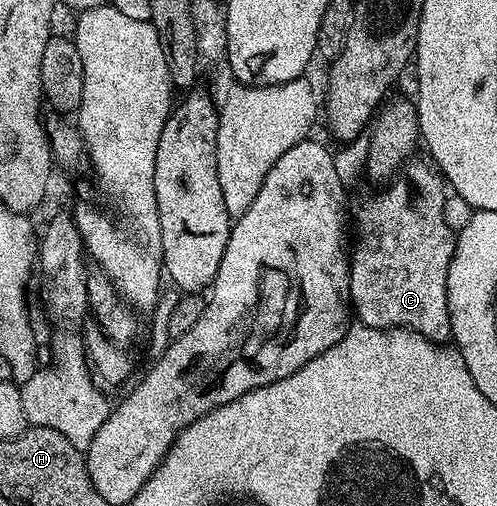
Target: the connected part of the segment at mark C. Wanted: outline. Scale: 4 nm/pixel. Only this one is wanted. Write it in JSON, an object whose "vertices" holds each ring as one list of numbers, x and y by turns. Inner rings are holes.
{"vertices":[[412,161,401,176,383,188,388,190,373,195,359,210,359,235,354,235,353,249,350,251,351,305,354,317,362,325,378,330,412,330,425,336,430,342,443,344,451,338,447,277,457,234,449,228,449,224,445,224,445,200,448,191,445,189,443,175,434,165,419,161],[409,180,415,184,411,198,405,186]]}

